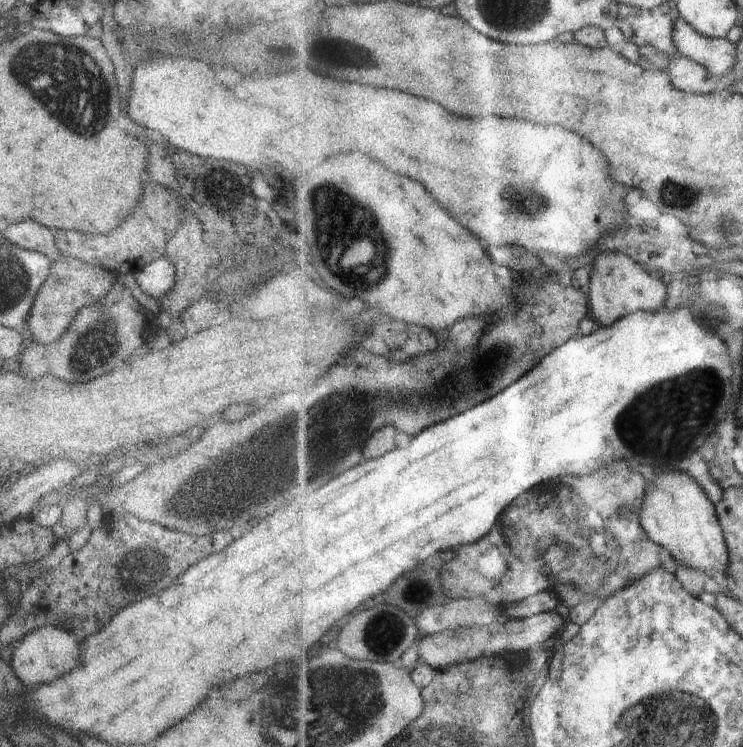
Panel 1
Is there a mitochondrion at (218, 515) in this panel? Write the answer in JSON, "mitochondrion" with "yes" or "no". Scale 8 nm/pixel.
{"mitochondrion":"yes"}

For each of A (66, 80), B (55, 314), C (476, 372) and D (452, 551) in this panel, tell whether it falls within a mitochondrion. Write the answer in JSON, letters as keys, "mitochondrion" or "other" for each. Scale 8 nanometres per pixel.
{"A":"mitochondrion","B":"other","C":"mitochondrion","D":"other"}

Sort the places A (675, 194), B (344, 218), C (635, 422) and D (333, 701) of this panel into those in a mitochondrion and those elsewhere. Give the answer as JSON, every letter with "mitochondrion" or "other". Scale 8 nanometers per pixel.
{"A":"mitochondrion","B":"mitochondrion","C":"mitochondrion","D":"mitochondrion"}

